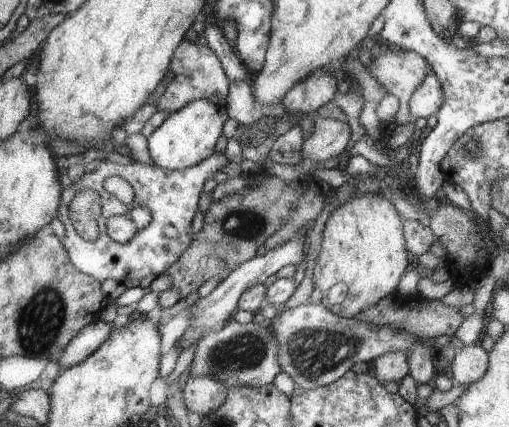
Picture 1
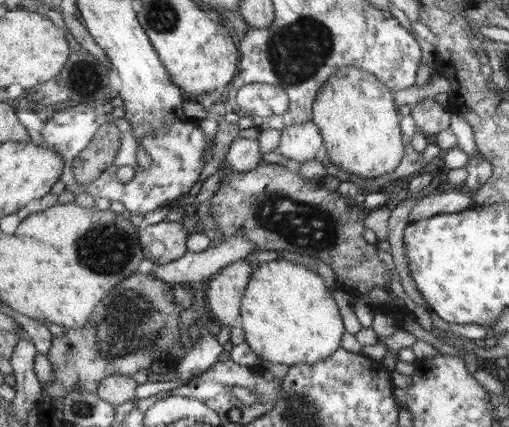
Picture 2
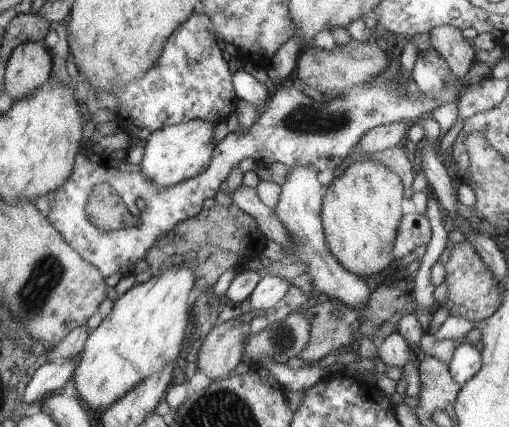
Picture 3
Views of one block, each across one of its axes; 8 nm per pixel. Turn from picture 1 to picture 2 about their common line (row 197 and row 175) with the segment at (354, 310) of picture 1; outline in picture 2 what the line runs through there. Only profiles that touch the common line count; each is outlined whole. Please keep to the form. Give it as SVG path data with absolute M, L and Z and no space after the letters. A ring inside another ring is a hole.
M354 66L338 69L316 96L313 121L320 129L323 145L334 165L342 170L372 178L390 173L400 165L404 142L400 134L400 116L394 104L395 91L376 75Z

